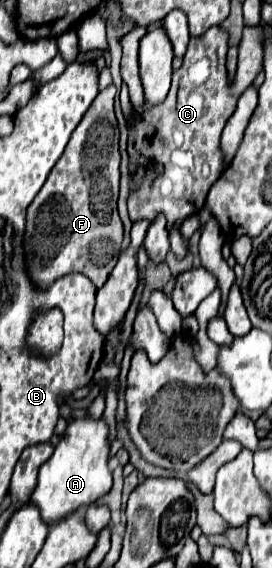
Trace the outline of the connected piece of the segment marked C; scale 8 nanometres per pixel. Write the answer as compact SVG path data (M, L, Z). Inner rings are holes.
M219 26L209 28L199 39L191 39L183 57L183 63L180 69L173 72L171 87L167 99L161 105L145 105L143 111L137 111L137 125L129 133L129 157L131 163L143 163L147 167L147 175L141 183L139 189L135 189L129 195L129 217L137 221L137 217L153 221L157 213L165 213L167 217L167 229L169 229L169 239L171 239L171 249L175 251L177 257L185 255L185 243L179 233L179 221L183 217L195 215L207 197L207 191L211 185L217 181L219 173L223 171L223 155L219 153L219 137L223 131L223 125L227 123L227 117L235 111L239 93L235 93L235 85L227 81L226 57L228 52L228 34ZM159 161L165 165L163 175L155 177L151 173L151 165Z

